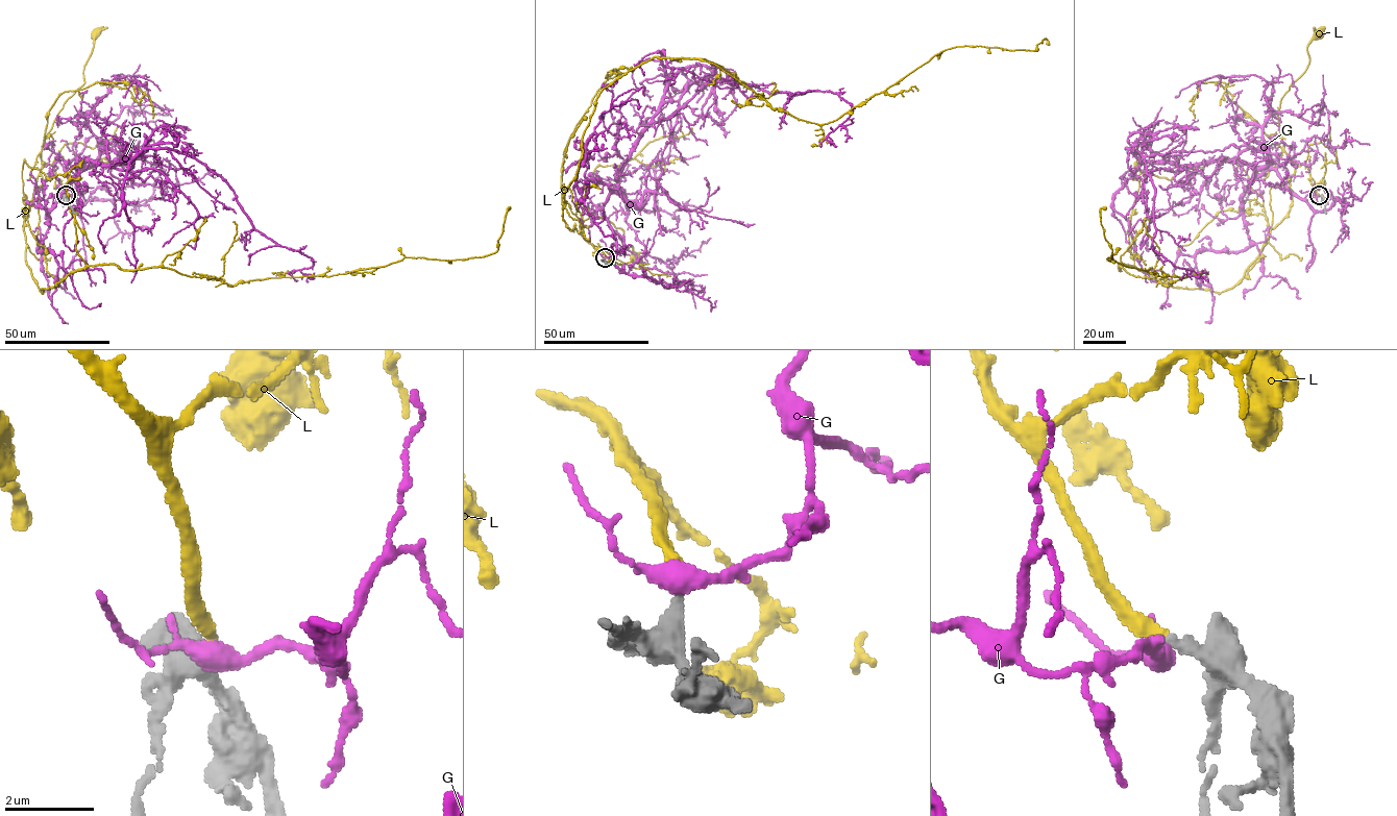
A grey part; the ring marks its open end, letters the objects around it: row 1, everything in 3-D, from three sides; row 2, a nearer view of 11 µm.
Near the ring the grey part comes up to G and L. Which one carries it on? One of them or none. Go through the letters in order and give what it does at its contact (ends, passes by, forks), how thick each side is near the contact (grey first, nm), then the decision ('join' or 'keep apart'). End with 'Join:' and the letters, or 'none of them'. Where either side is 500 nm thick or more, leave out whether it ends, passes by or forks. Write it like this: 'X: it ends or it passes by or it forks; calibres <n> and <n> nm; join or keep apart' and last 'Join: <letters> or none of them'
G: it forks; calibres 360 and 340 nm; keep apart
L: it ends; calibres 280 and 300 nm; join
Join: L

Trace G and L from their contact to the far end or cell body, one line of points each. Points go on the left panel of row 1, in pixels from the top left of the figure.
G: (66, 195), (76, 198), (64, 169), (71, 177), (82, 169)
L: (66, 195), (54, 168), (42, 163), (41, 150), (63, 104), (84, 83), (83, 69), (97, 32)

